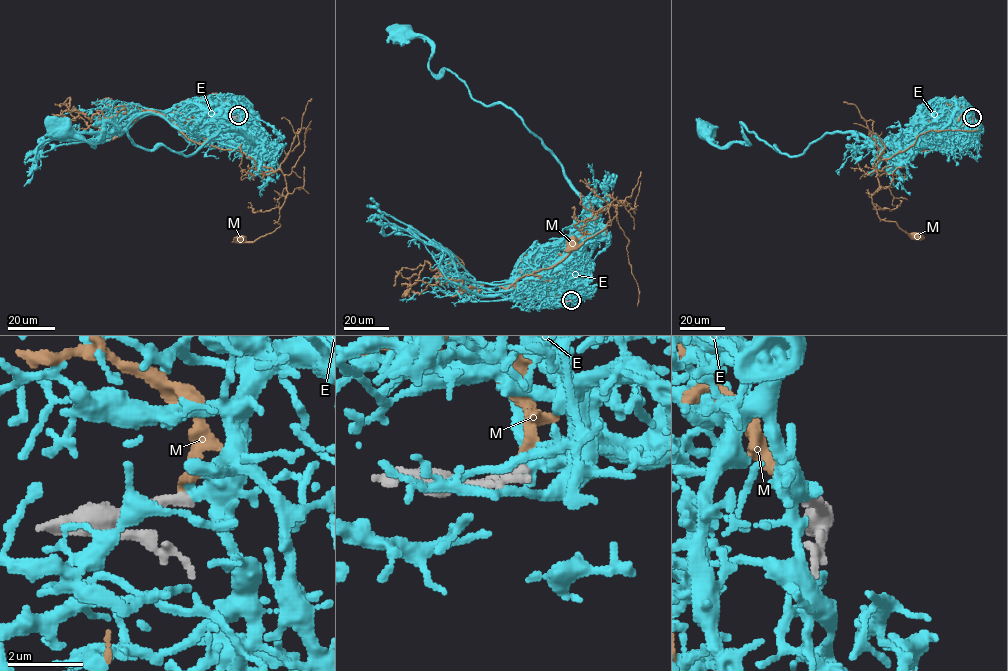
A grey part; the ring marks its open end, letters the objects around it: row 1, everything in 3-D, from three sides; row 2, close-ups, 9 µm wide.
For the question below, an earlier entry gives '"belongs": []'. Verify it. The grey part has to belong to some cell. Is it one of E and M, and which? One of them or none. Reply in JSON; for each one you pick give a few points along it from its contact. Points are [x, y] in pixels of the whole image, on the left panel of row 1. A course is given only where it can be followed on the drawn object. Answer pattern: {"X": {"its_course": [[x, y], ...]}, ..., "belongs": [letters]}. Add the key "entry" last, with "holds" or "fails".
{"E": {"its_course": [[237, 115], [258, 125], [257, 145], [220, 131], [190, 155], [139, 147], [110, 122], [92, 146], [63, 125]]}, "belongs": ["E"], "entry": "fails"}

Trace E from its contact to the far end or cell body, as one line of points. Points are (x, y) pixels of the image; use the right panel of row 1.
E: (972, 117), (924, 129), (907, 146), (825, 132), (796, 156), (742, 124), (747, 141), (722, 147), (704, 127)

